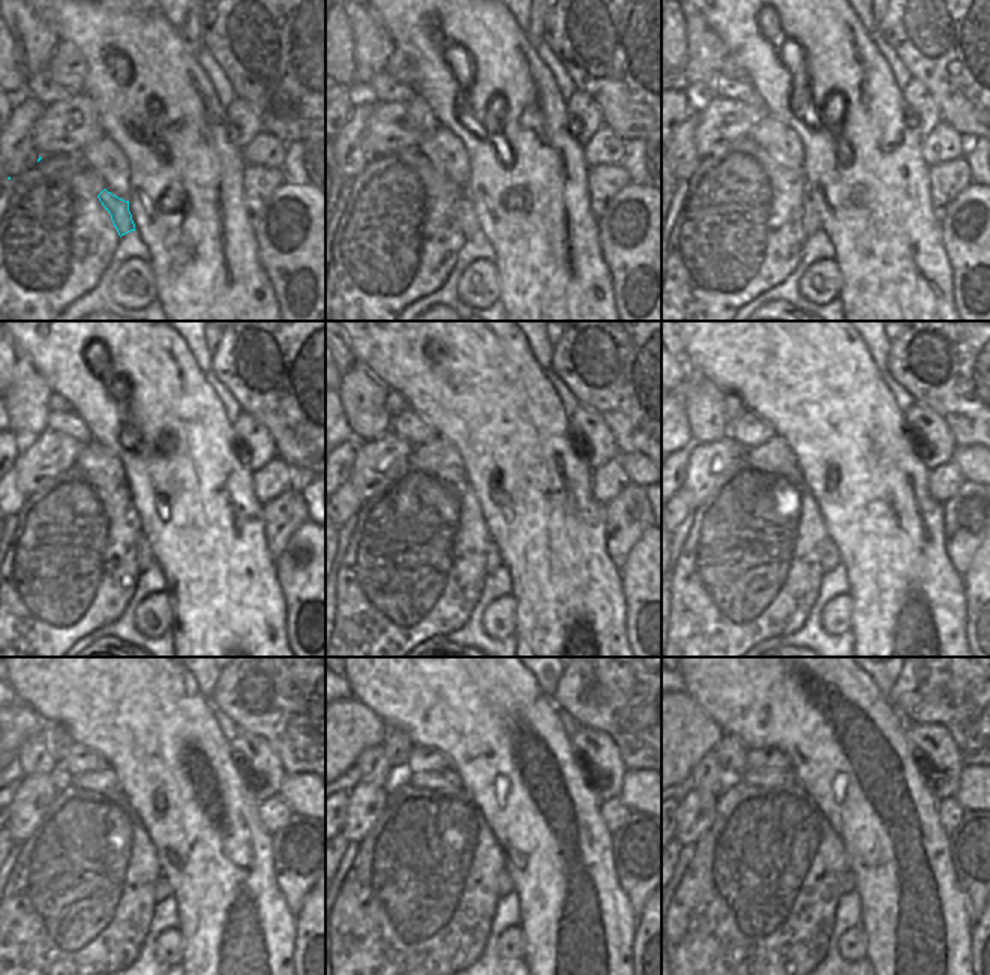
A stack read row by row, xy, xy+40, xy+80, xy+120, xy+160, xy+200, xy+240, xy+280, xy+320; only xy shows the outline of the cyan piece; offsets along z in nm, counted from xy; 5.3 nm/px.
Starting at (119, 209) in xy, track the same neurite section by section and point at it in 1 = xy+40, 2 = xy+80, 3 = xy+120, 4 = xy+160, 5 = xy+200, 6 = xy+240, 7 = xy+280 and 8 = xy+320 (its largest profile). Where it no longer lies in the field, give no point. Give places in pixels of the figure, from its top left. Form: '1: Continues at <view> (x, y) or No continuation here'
1: Continues at xy+40 (465, 213)
2: Continues at xy+80 (810, 222)
3: Continues at xy+120 (144, 558)
4: Continues at xy+160 (491, 555)
5: Continues at xy+200 (828, 554)
6: Continues at xy+240 (161, 890)
7: Continues at xy+280 (504, 882)
8: Continues at xy+320 (846, 881)

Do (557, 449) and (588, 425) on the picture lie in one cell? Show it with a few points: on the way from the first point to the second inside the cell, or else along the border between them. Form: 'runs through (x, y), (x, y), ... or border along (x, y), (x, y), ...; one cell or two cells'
border along (567, 419), (569, 429), (579, 441), (578, 449); two cells

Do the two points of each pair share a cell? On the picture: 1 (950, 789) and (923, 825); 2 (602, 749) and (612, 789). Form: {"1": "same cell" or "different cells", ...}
{"1": "different cells", "2": "same cell"}

